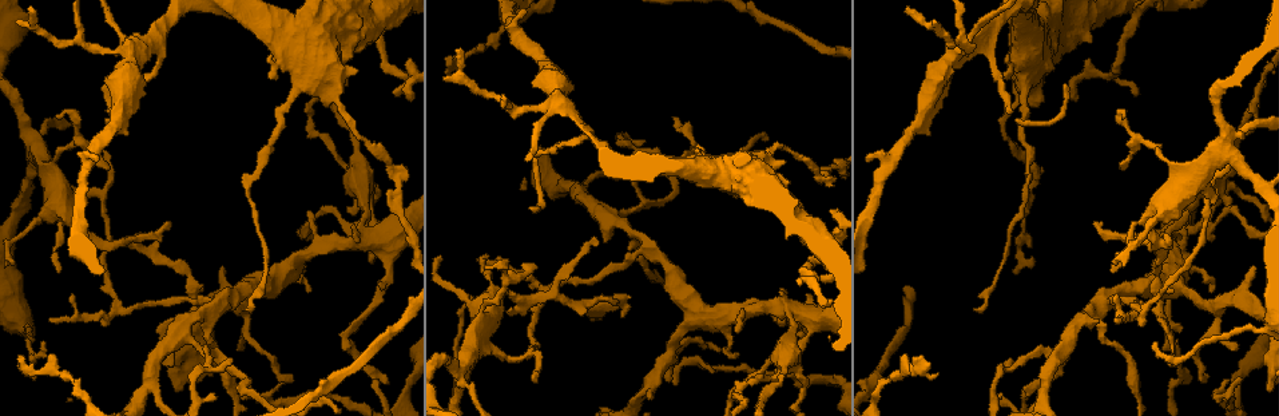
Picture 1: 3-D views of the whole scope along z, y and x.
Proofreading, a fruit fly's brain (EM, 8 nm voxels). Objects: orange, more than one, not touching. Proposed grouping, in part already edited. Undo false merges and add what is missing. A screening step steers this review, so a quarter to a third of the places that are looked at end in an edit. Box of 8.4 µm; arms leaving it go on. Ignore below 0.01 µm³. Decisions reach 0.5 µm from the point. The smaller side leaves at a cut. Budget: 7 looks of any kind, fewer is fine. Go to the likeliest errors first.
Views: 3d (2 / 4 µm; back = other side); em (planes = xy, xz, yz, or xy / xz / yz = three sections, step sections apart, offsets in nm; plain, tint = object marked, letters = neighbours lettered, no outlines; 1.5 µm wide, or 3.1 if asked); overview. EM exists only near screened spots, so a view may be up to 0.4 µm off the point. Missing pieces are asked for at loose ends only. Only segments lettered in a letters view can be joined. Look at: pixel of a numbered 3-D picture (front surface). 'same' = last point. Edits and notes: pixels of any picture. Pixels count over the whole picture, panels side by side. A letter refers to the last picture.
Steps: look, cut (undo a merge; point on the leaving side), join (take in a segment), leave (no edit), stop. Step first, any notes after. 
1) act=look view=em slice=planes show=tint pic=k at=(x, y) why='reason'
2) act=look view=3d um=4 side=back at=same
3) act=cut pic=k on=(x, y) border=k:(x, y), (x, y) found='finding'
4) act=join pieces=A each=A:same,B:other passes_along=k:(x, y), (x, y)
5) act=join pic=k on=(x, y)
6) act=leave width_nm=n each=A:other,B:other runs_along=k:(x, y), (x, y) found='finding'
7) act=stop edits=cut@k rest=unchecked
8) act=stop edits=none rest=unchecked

act=look view=3d um=2 pic=1 at=(1241, 136) why='four-way junction'

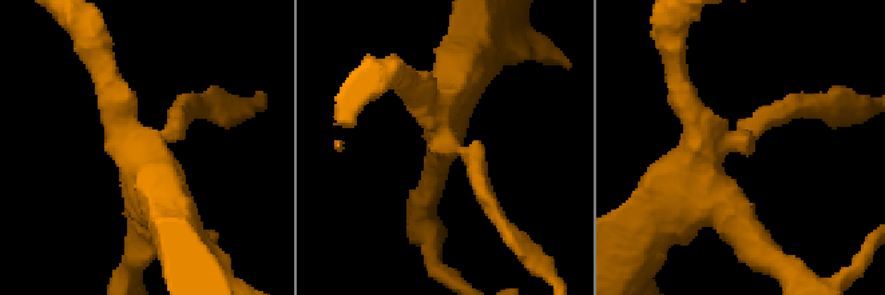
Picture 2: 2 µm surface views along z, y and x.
act=look view=em slice=planes show=letters pic=2 at=(450, 143) arms=4

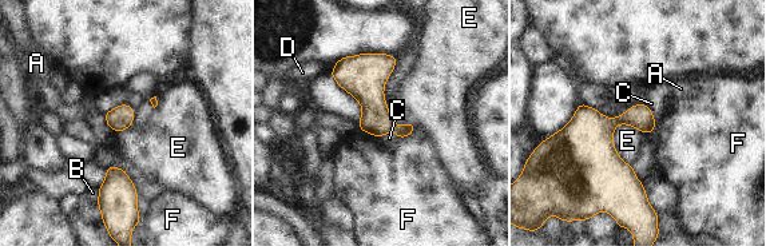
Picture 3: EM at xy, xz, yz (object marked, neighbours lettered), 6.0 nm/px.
act=leave longest_contact=E:280nm each=A:other,B:other,C:other,D:other,E:other,F:other found='all the same neuron'

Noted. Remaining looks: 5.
act=look view=em slice=planes show=letters pic=1 at=(1146, 309) why='three arms meet'

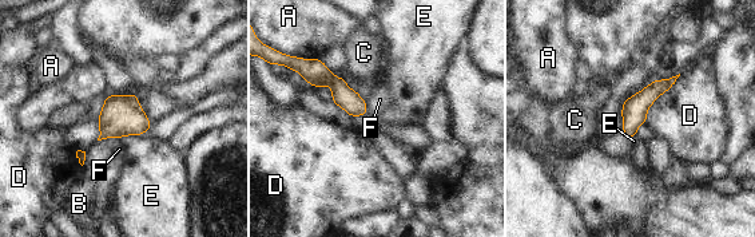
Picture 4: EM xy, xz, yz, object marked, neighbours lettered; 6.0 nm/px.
act=leave each=A:other,B:other,C:other,D:other,E:other,F:other runs_along=4:(670, 82), (634, 111), (630, 133) found='all the same neuron'

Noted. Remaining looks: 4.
act=look view=em slice=planes show=letters pic=1 at=(217, 298) why='abrupt turn'

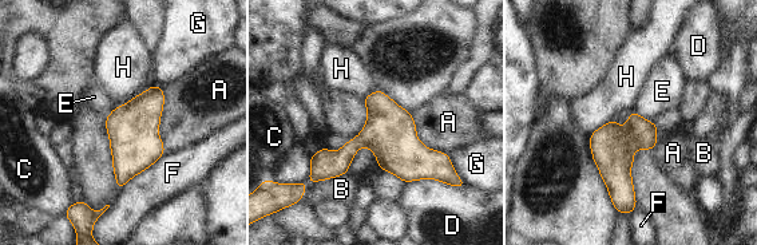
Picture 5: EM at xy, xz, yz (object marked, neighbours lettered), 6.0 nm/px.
act=leave width_nm=220 each=A:other,B:other,C:other,D:other,E:other,F:other,G:other,H:other found='all the same neuron'

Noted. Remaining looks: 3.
act=stop edits=none rest=unchecked

